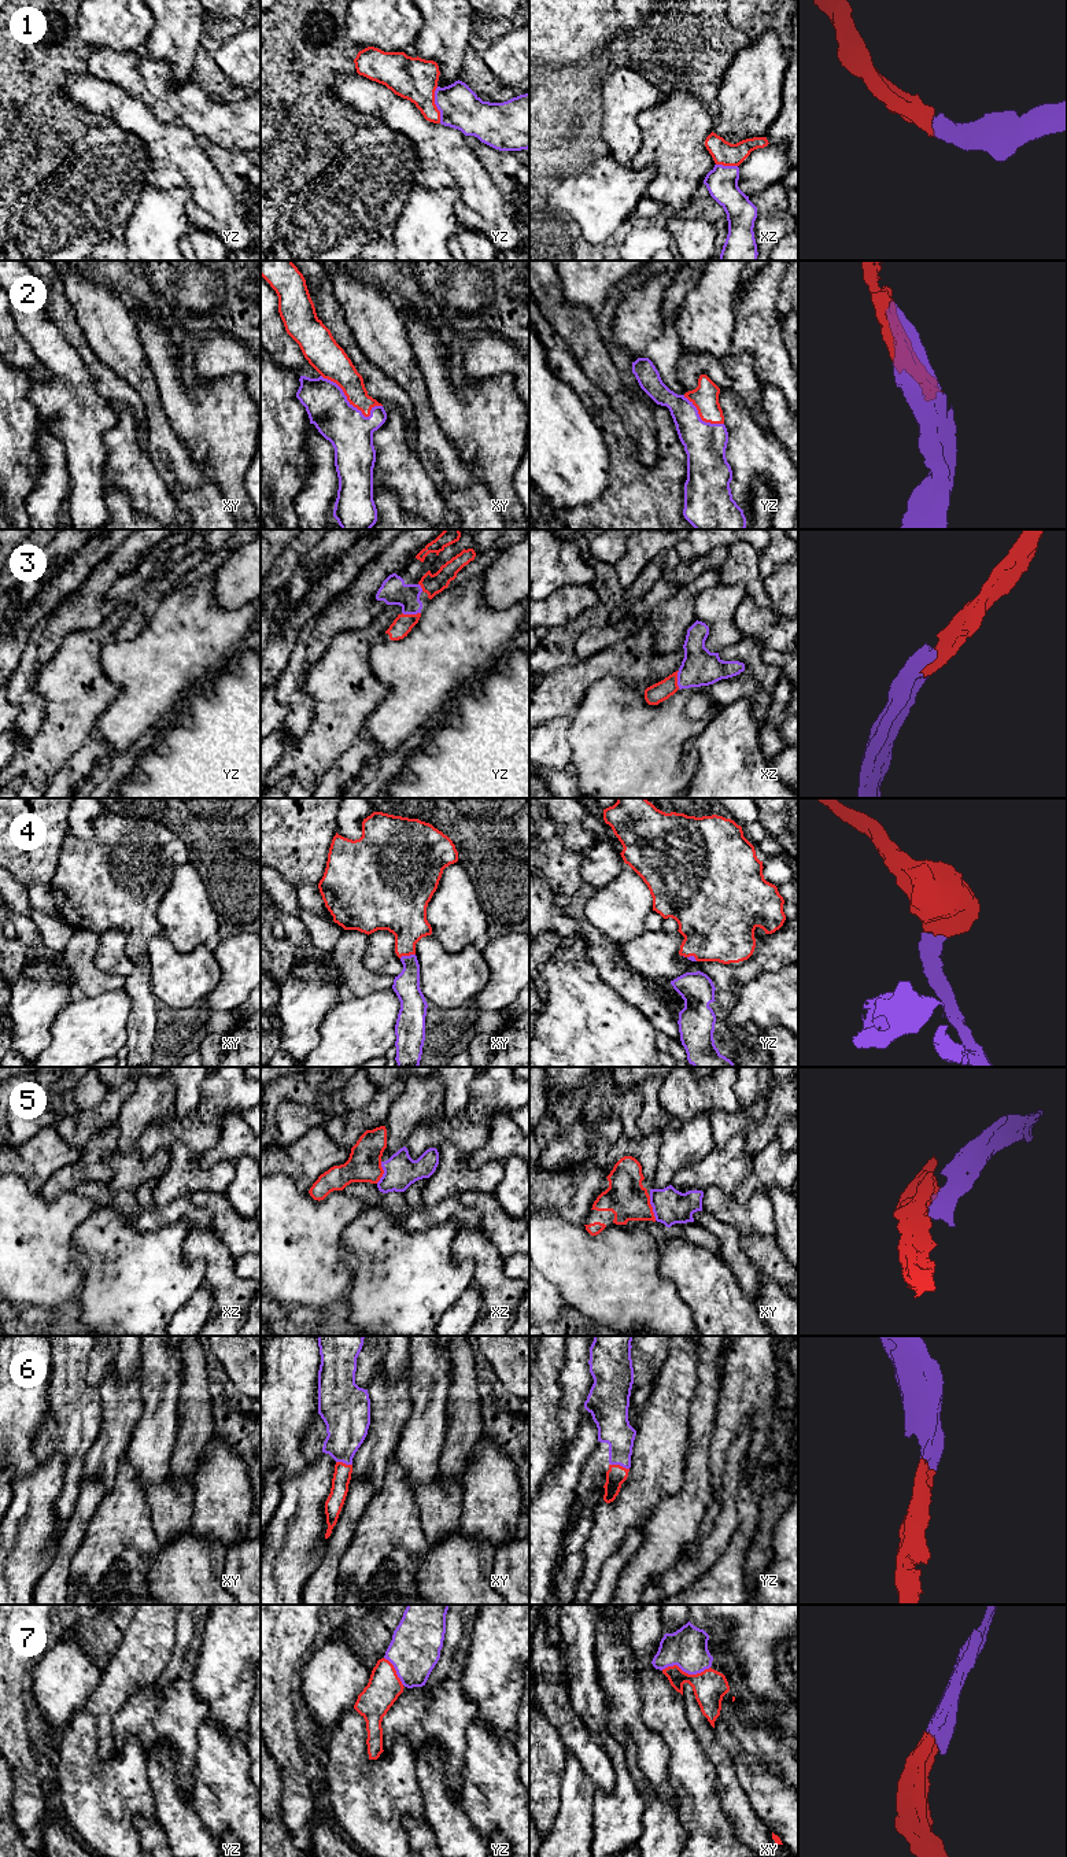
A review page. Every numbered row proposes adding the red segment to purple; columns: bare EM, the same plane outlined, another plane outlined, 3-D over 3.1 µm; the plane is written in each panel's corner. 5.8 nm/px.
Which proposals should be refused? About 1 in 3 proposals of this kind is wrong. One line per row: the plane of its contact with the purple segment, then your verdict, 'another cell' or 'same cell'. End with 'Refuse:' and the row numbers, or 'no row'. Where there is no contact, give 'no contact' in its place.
1: yz | same cell
2: xy | same cell
3: yz | same cell
4: xy | same cell
5: xy | another cell
6: yz | same cell
7: xy | same cell
Refuse: 5

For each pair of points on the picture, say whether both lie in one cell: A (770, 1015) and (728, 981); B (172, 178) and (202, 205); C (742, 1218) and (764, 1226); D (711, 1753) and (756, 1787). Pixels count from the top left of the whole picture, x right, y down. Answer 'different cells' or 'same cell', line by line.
A: different cells
B: same cell
C: same cell
D: different cells

